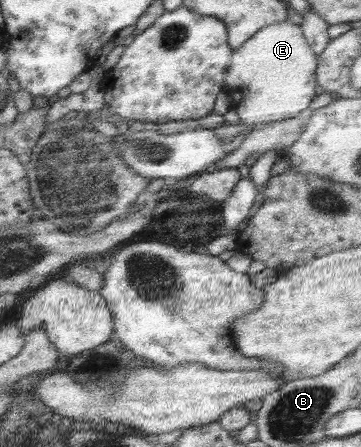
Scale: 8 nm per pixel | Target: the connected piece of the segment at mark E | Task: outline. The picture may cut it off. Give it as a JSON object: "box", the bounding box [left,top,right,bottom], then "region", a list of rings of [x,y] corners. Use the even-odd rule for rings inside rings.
{"box":[222,16,317,130],"region":[[[293,16],[283,22],[261,28],[243,46],[234,50],[222,88],[228,92],[230,108],[239,115],[239,122],[255,130],[275,121],[293,118],[309,106],[317,88],[316,68],[317,58],[303,37],[302,28],[297,19]]]}

